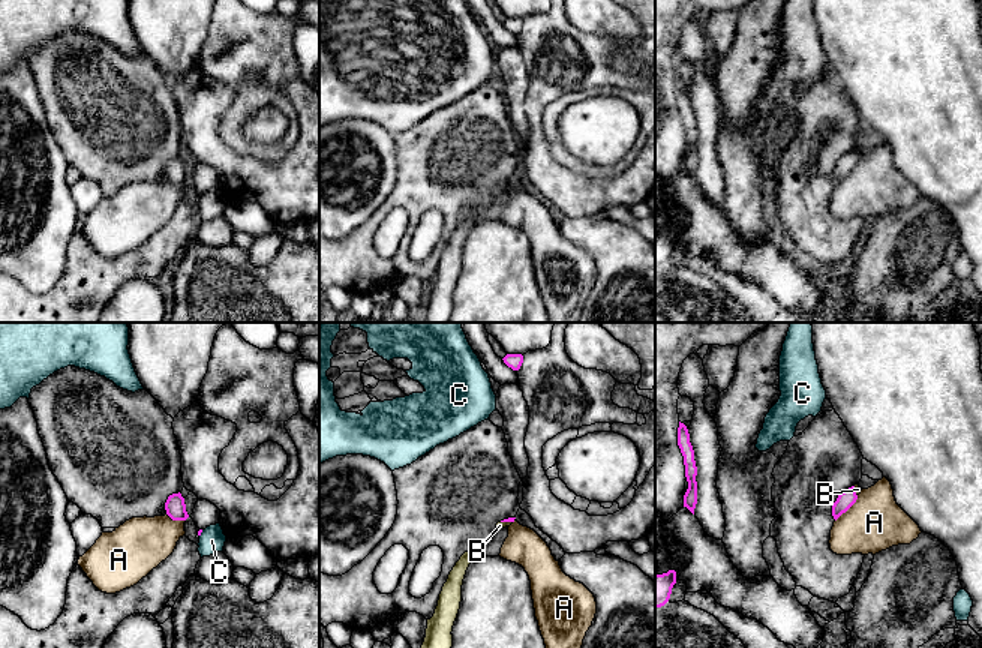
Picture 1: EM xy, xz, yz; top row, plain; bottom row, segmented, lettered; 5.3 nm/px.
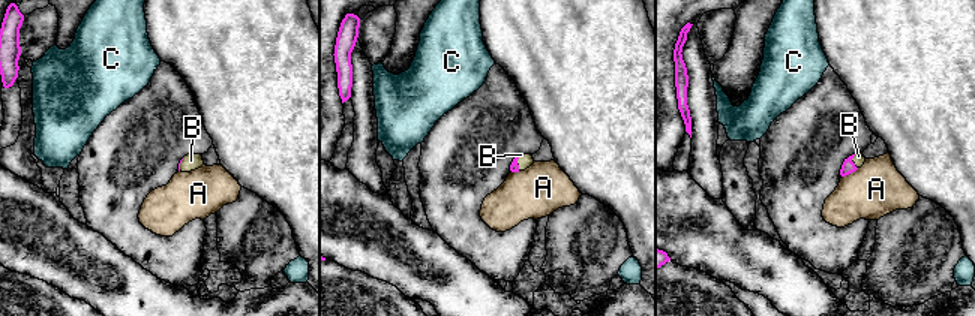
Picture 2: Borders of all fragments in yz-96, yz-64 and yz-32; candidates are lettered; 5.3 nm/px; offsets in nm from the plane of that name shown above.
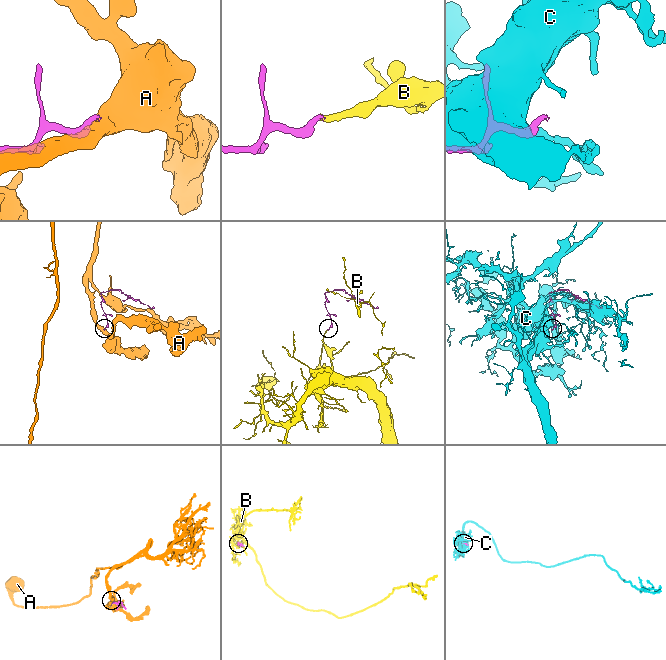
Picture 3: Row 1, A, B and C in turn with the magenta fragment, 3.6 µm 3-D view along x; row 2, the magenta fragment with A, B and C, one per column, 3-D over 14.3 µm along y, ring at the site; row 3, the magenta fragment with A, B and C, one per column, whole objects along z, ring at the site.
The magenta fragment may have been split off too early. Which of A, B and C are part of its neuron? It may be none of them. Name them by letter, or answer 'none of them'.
B

